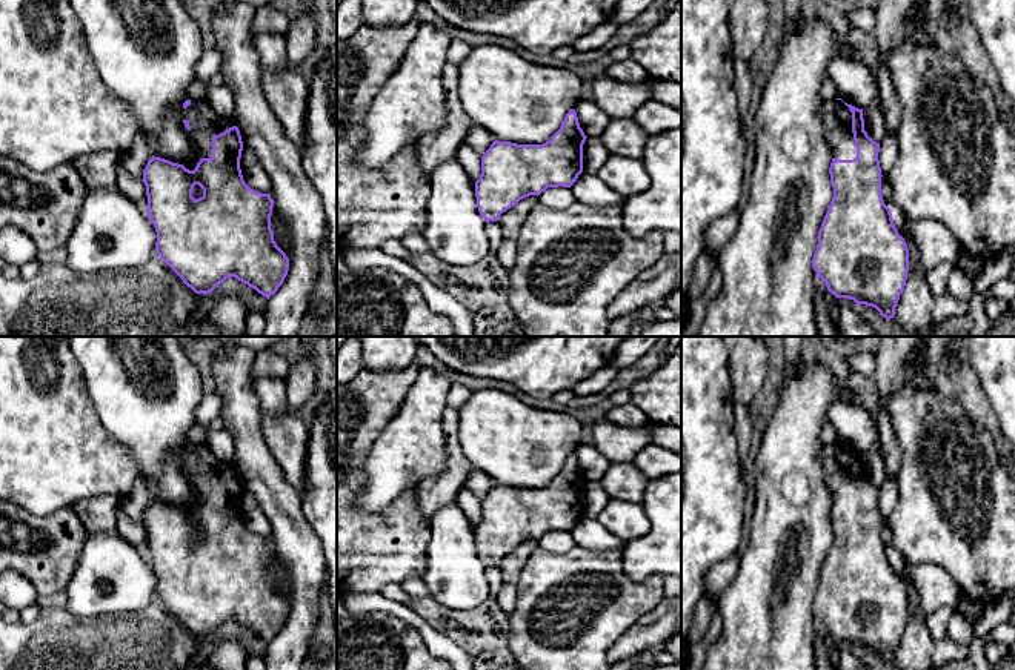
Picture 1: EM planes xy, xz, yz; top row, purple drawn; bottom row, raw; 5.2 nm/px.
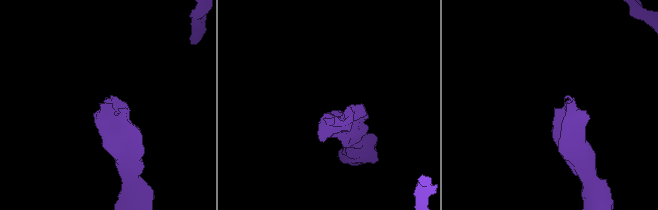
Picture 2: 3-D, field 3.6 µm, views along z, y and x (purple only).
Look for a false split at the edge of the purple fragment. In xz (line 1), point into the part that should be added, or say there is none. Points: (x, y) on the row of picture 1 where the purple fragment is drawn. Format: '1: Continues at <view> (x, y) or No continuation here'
1: No continuation here

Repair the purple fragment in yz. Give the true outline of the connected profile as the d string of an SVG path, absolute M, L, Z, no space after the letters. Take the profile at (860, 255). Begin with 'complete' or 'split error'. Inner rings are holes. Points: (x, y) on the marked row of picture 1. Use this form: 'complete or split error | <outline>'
split error | M841 98L823 103L821 118L834 155L829 168L834 197L818 231L812 267L837 298L872 306L890 320L906 286L909 249L883 200L880 143L864 131L863 109Z

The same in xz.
complete | M571 109L560 129L543 144L517 144L495 140L481 157L481 175L475 181L480 215L486 223L497 221L503 212L529 195L540 195L547 187L571 187L583 172L583 144L586 135L575 109Z

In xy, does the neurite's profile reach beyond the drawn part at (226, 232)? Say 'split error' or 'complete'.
split error

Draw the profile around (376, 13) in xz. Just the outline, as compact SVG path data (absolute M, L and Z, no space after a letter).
M361 0L361 25L389 28L406 25L417 15L418 0Z

